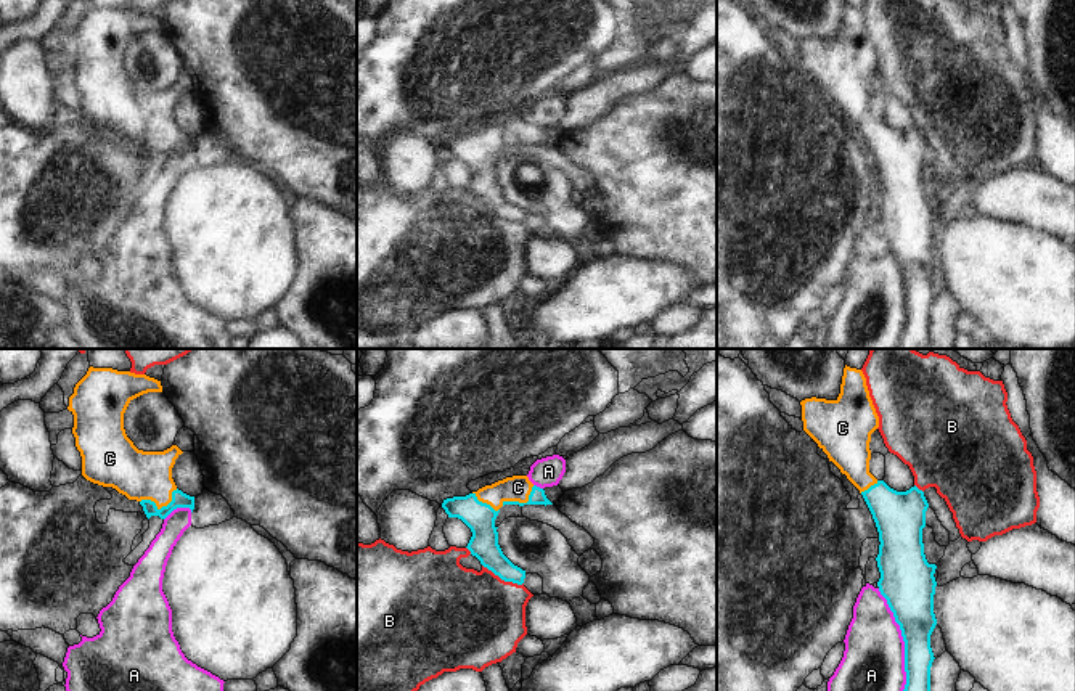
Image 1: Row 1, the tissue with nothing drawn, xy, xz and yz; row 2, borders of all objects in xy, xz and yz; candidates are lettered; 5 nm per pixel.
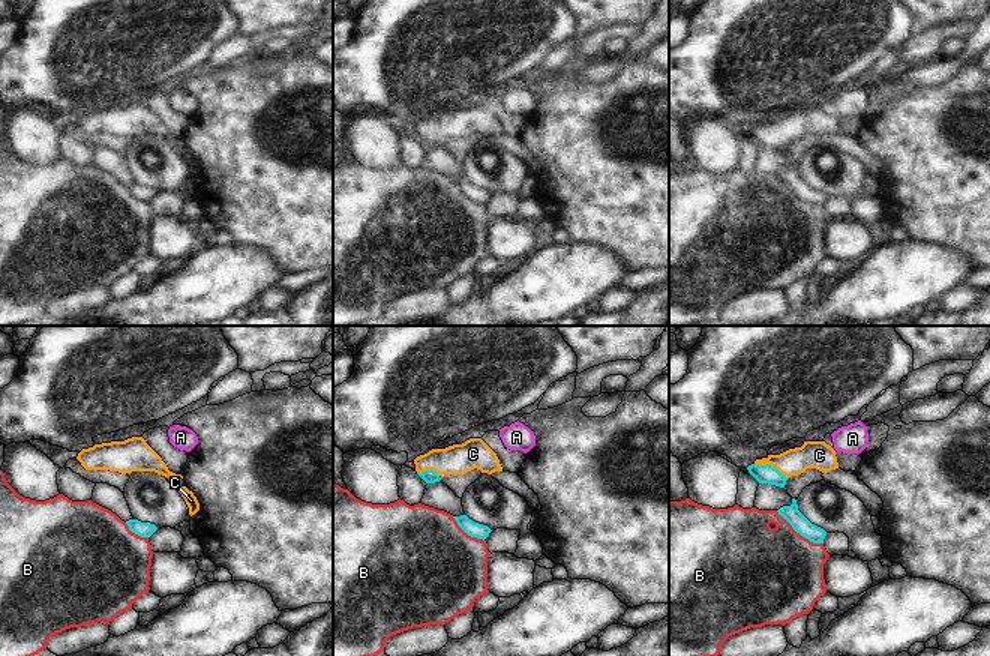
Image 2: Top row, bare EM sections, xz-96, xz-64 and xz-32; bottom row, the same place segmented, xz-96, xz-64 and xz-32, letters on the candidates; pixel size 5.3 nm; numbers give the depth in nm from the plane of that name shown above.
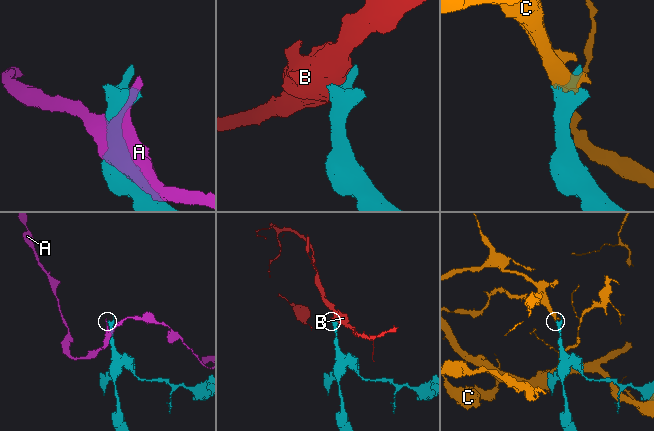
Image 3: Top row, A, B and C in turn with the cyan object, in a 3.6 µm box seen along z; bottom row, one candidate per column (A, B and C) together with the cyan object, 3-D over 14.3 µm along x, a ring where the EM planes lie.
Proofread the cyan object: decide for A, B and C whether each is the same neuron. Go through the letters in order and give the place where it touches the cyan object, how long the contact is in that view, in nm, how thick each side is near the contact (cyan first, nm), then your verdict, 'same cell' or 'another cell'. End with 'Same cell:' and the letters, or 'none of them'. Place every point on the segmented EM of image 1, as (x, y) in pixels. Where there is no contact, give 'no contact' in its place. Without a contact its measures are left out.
A: contact yz (903, 640); length 550 nm; calibres 240 and 300 nm; another cell
B: contact xz (503, 579); length 220 nm; calibres 140 and 480 nm; another cell
C: contact xy (163, 507); length 200 nm; calibres 80 and 240 nm; same cell
Same cell: C

